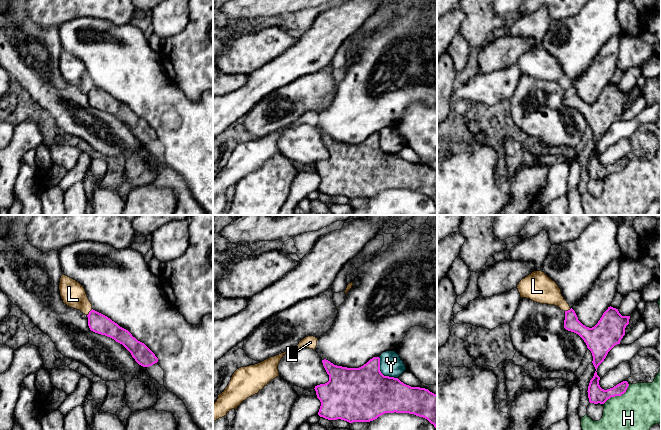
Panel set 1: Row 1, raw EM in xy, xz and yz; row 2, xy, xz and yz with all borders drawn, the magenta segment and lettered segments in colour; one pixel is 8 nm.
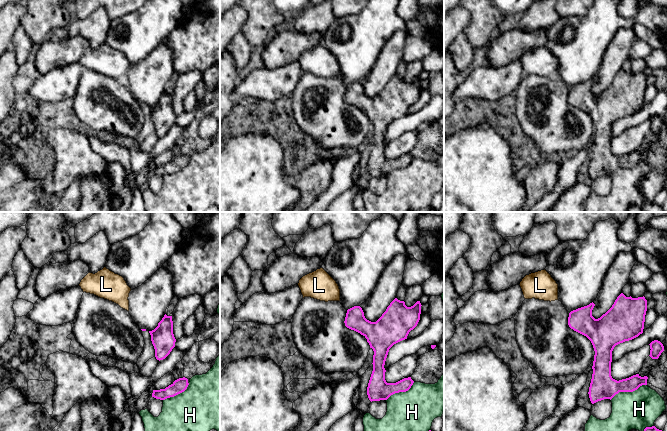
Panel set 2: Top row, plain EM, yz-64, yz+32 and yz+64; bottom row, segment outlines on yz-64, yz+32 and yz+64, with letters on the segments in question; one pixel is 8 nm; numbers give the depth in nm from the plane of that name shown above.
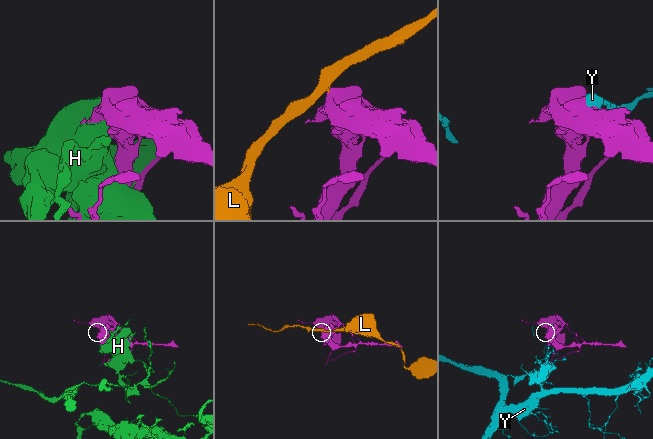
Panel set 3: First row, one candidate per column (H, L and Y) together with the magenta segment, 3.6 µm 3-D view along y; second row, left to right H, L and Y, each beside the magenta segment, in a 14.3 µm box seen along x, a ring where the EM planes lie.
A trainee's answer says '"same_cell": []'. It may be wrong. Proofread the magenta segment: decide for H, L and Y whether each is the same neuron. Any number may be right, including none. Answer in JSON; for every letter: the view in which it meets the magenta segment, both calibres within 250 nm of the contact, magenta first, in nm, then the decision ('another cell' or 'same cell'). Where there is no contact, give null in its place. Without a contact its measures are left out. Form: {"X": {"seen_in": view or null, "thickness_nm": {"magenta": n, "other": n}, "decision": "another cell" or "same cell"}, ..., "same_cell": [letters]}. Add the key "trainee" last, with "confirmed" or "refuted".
{"H": {"seen_in": "yz", "thickness_nm": {"magenta": 140, "other": 360}, "decision": "another cell"}, "L": {"seen_in": "xy", "thickness_nm": {"magenta": 160, "other": 200}, "decision": "another cell"}, "Y": {"seen_in": "xz", "thickness_nm": {"magenta": 440, "other": 180}, "decision": "another cell"}, "same_cell": [], "trainee": "confirmed"}

